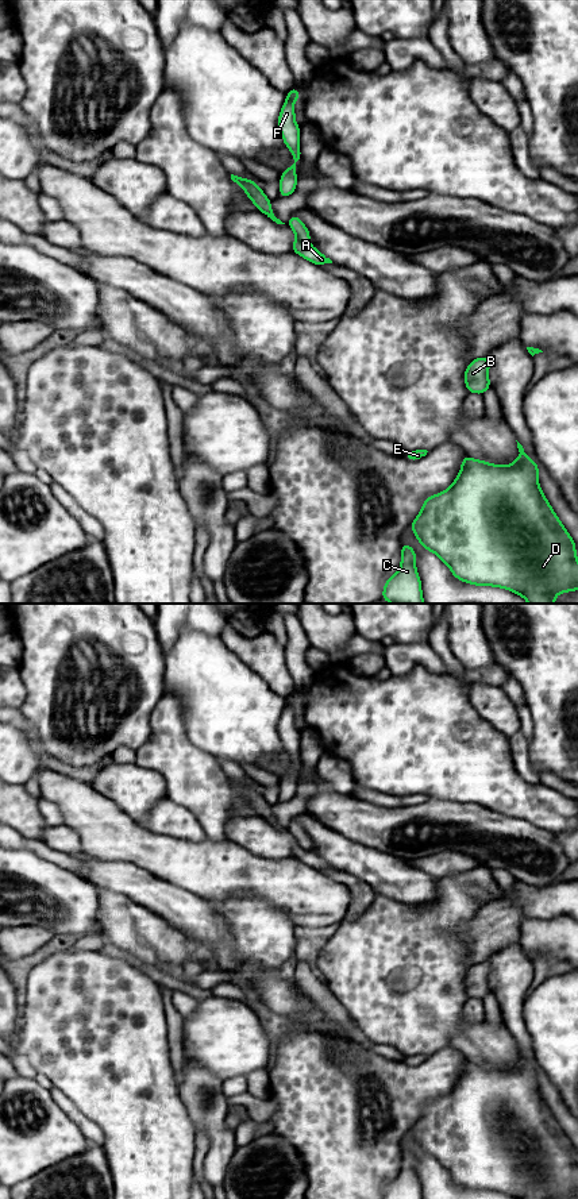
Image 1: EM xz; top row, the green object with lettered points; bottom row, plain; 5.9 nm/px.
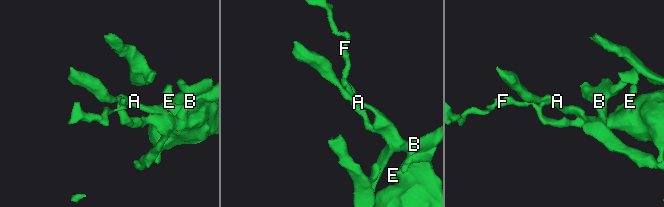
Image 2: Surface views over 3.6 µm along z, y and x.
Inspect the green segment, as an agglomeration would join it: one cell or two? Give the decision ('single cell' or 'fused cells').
fused cells

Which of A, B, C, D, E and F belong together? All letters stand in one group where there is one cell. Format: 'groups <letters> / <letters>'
groups A C D E / B F

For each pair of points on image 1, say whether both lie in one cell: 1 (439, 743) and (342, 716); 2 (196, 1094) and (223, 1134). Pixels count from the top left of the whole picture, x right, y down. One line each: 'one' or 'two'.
1: one
2: one

